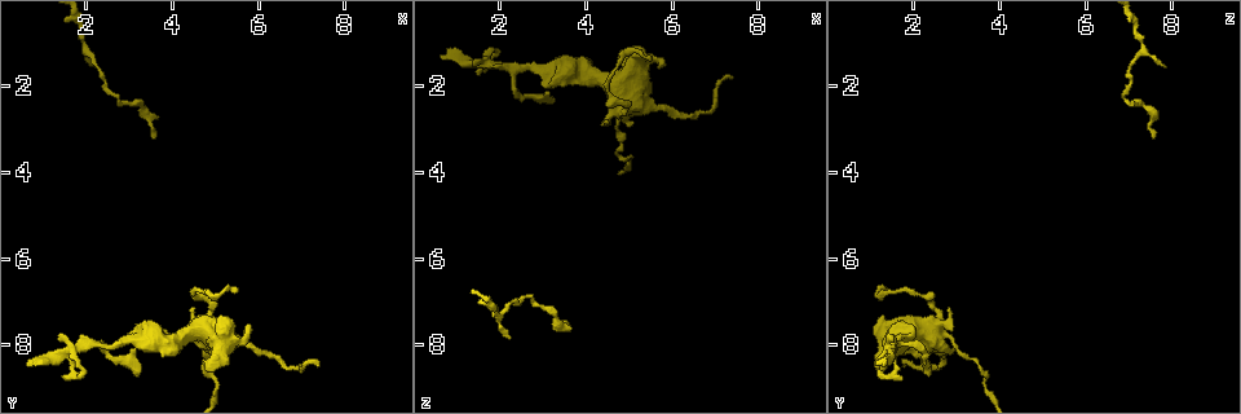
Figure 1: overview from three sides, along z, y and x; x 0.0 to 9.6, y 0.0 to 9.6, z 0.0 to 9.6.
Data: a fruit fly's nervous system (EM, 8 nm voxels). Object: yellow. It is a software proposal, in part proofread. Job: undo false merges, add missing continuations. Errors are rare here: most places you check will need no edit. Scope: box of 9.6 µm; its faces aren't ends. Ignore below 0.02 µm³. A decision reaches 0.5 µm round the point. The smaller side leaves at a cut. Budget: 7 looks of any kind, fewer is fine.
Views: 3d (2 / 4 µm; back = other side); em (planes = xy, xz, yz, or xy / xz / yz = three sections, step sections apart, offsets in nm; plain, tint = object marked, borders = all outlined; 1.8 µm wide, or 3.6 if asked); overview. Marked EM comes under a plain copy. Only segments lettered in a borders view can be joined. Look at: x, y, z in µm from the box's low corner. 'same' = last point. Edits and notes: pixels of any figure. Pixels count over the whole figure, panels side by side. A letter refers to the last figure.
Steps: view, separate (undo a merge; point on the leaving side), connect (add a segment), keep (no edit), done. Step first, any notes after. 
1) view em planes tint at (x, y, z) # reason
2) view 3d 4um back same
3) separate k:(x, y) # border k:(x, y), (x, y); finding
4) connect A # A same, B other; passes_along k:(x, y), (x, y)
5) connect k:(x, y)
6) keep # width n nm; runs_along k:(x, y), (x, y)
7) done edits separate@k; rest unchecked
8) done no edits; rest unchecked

view 3d 2um at (2.20, 1.60, 7.90)

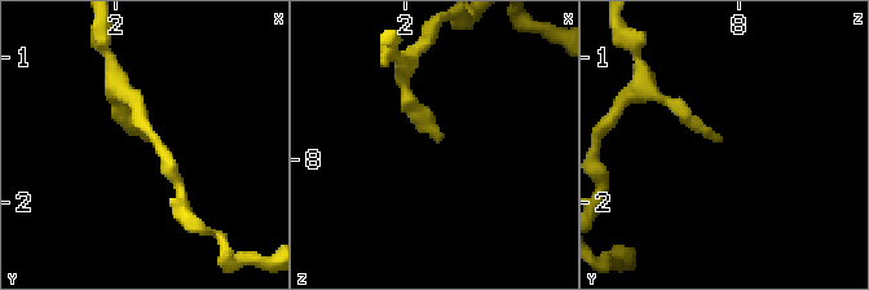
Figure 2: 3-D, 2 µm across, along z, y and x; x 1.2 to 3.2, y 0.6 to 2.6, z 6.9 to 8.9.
view em 3.6um xz step 16 borders at (2.24, 1.56, 7.90) # now the EM

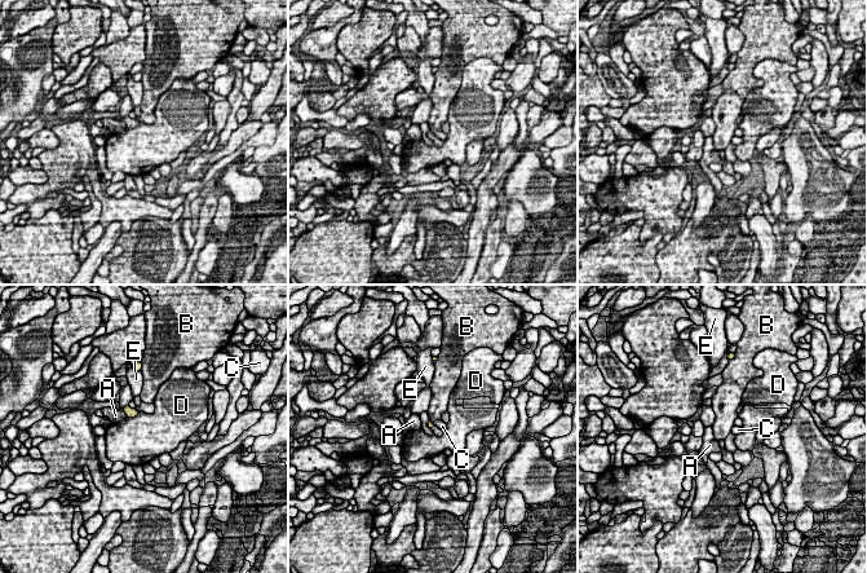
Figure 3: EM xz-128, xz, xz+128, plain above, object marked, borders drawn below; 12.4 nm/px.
keep # longest_contact D 190 nm; A other, B other, C other, D other, E other; border 3:(140, 411), (127, 418); no lettered segment goes on from it

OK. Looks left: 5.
view em planes borders at (3.50, 3.20, 7.55) # tapers out

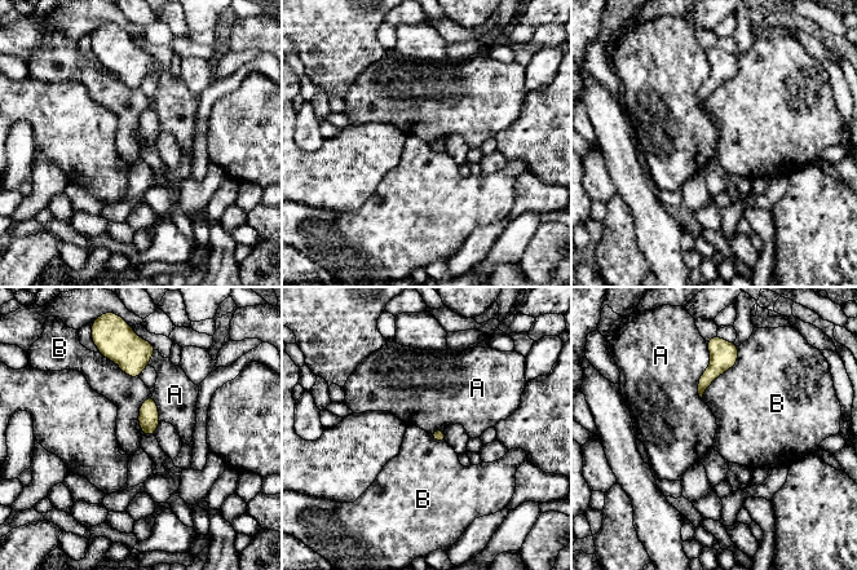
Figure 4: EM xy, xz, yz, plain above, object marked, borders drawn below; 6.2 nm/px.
keep # width 70 nm; A other, B other; border 4:(738, 347), (738, 359), (703, 401); none of them fits

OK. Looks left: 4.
view em planes tint at (3.20, 8.70, 2.45) # an open end

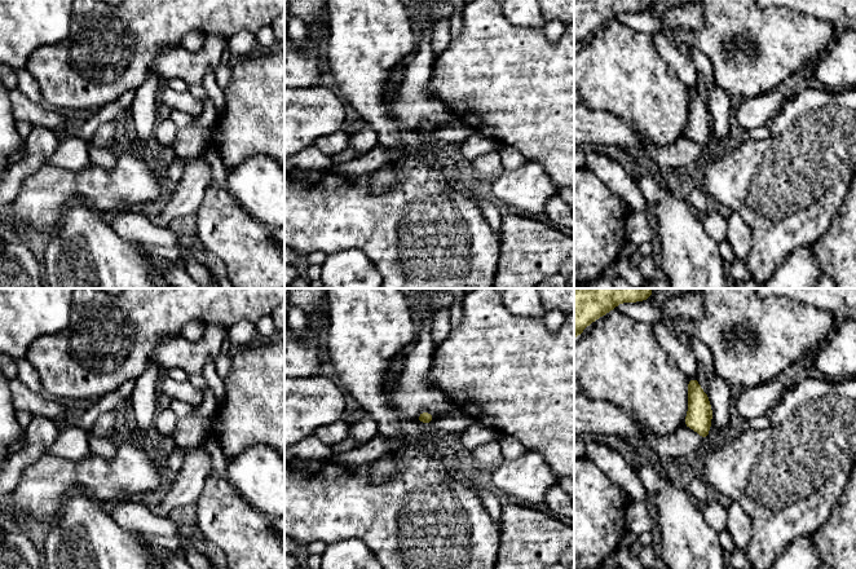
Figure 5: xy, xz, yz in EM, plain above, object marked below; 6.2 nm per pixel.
view em planes borders same

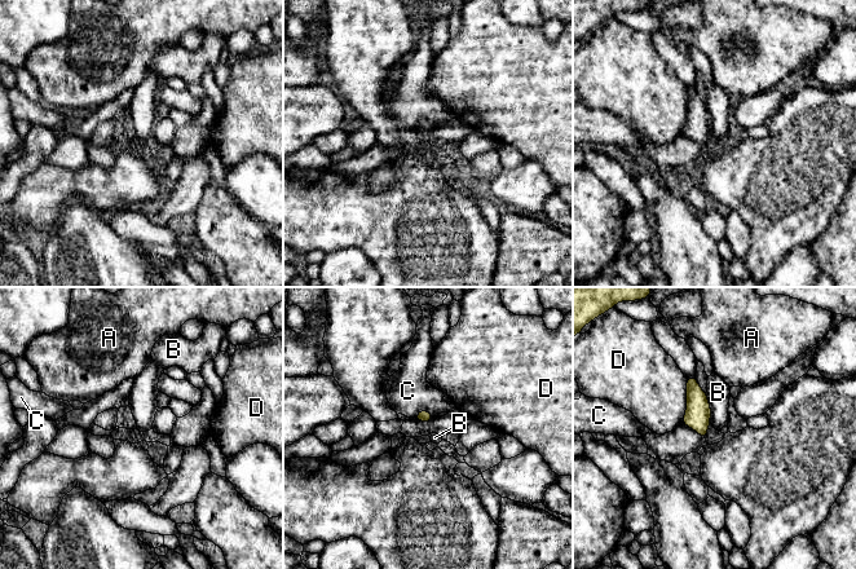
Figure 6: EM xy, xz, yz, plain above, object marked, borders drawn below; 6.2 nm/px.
keep # width 80 nm; A other, B other, C other, D other; border 6:(705, 392), (709, 400), (711, 423); no lettered segment goes on from it

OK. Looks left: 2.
done no edits; rest unchecked

